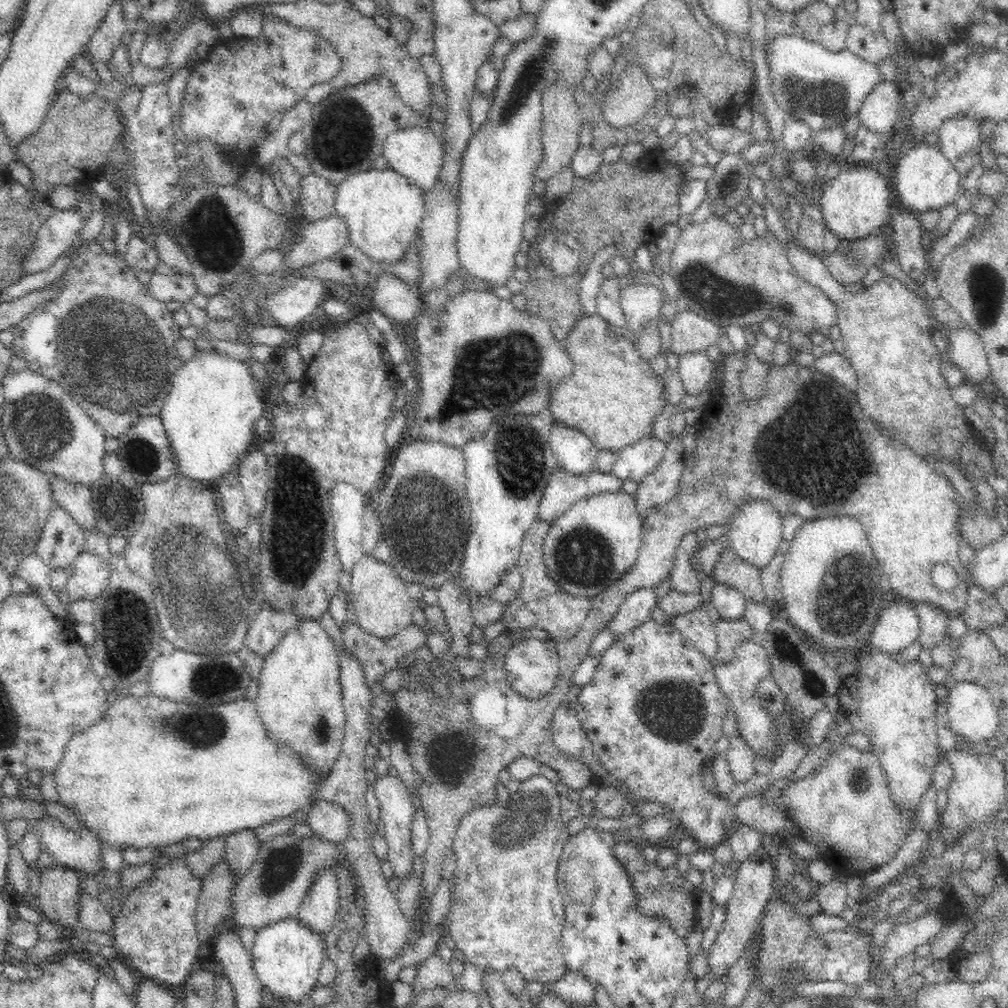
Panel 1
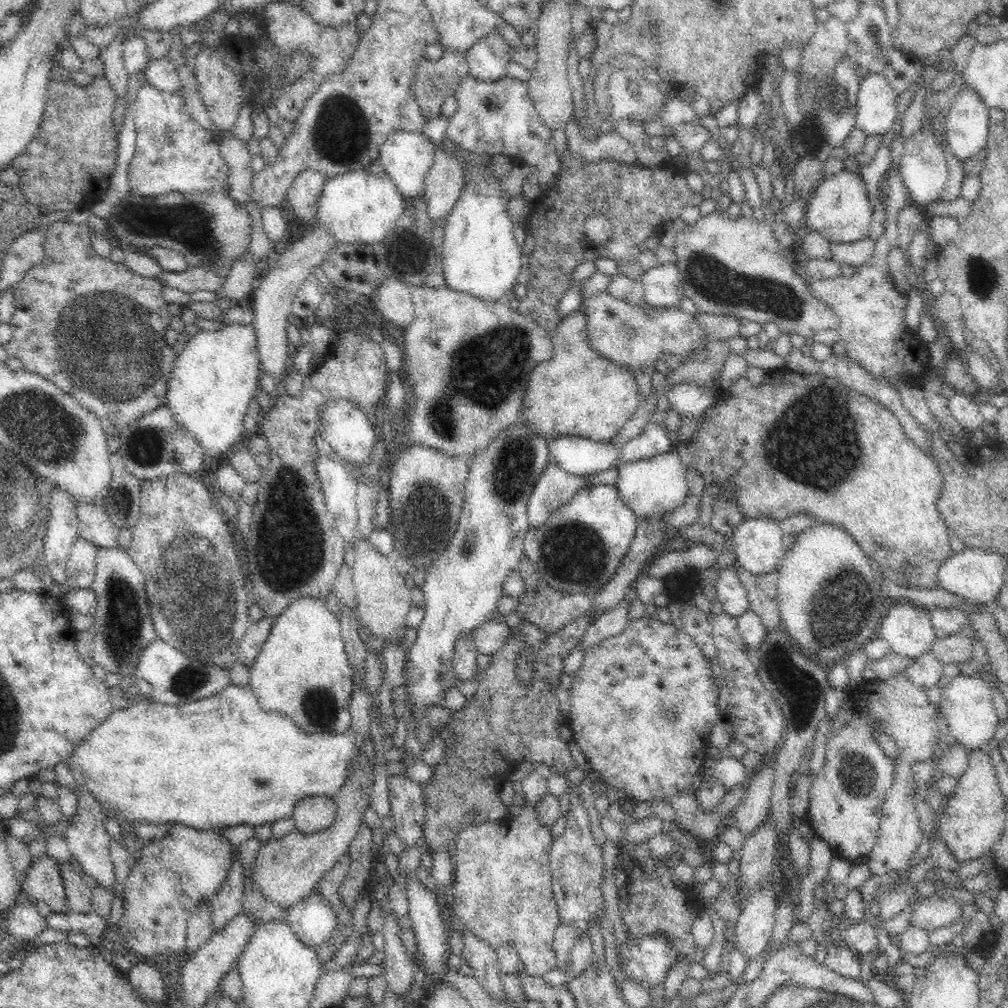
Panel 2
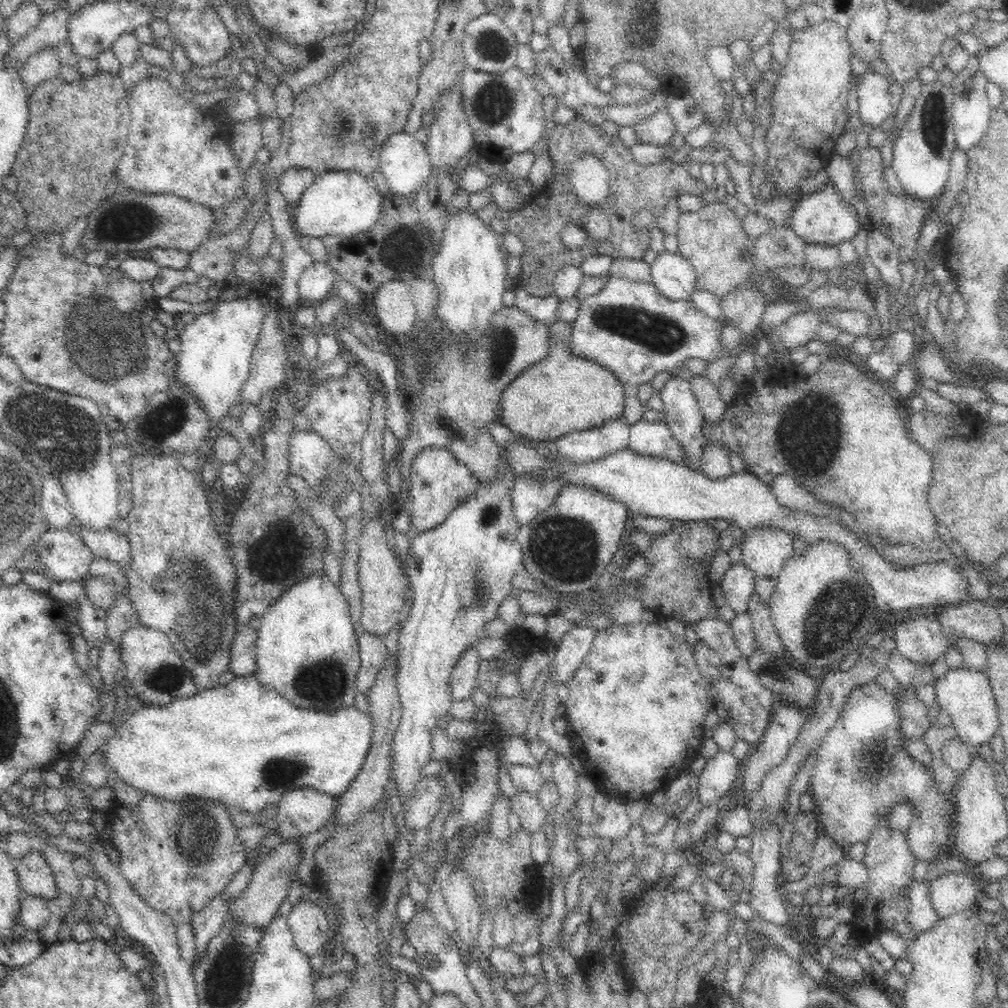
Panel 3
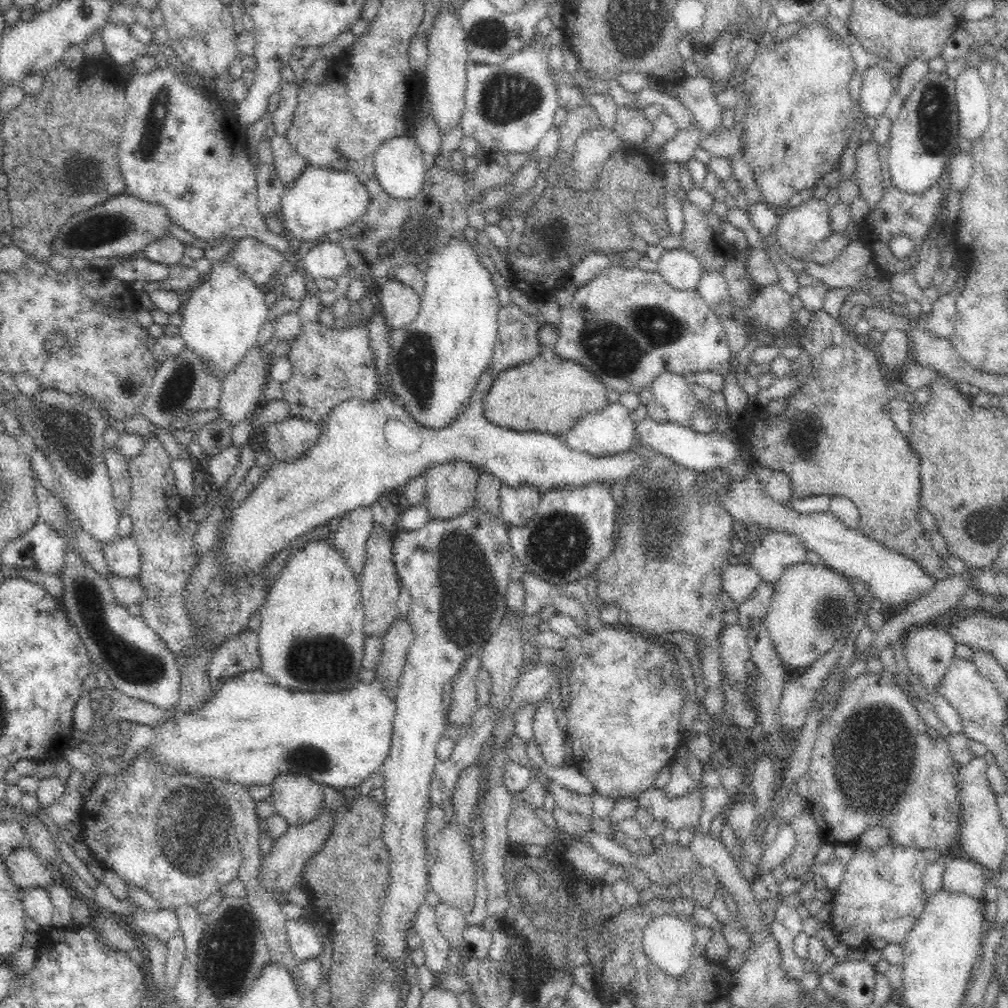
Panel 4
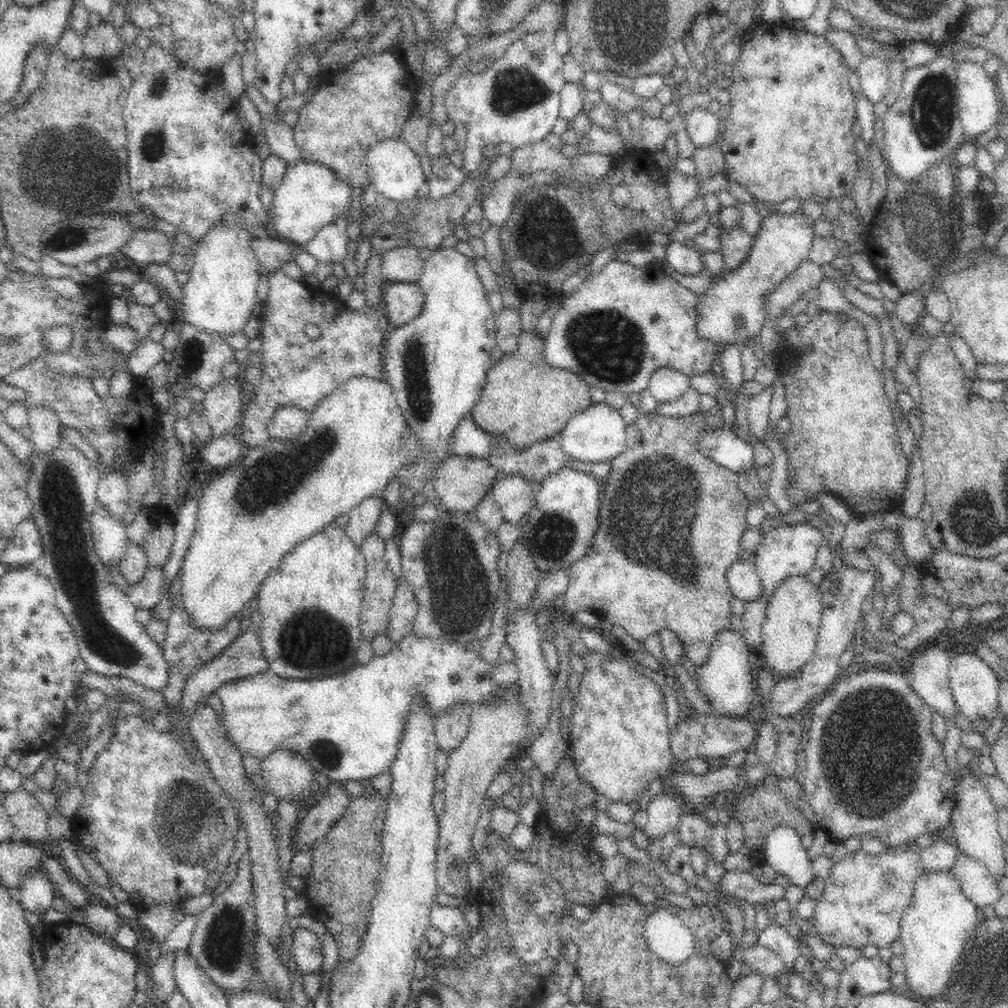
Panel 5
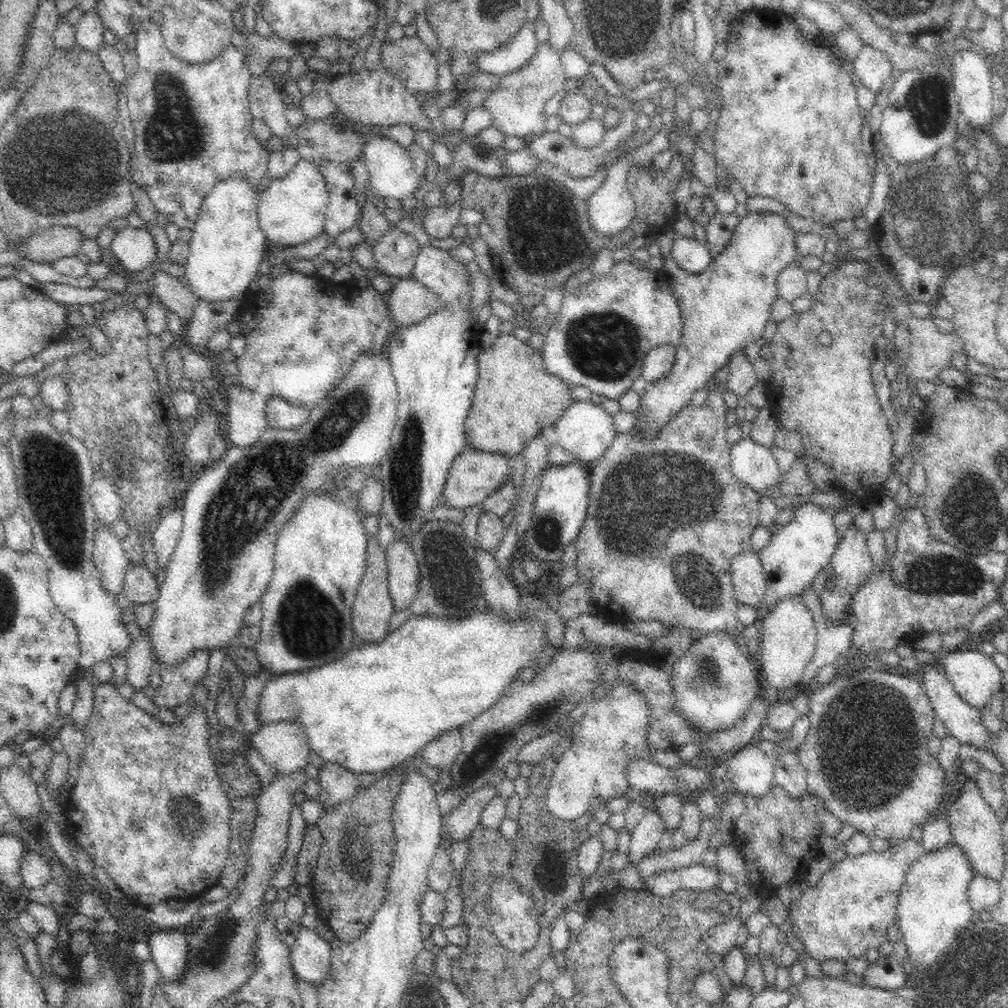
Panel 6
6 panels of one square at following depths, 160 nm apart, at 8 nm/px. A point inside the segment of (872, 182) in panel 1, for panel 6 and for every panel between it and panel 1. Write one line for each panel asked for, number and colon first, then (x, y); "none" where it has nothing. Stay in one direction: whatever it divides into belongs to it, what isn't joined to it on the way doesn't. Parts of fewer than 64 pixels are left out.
2: (840, 209)
3: (823, 217)
4: (799, 229)
5: (732, 311)
6: (724, 309)

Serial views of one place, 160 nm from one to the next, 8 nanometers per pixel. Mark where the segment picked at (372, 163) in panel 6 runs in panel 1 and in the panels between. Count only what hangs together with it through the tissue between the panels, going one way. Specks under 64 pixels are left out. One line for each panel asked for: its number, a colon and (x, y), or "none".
1: (416, 153)
2: (406, 157)
3: (404, 161)
4: (399, 166)
5: (394, 168)

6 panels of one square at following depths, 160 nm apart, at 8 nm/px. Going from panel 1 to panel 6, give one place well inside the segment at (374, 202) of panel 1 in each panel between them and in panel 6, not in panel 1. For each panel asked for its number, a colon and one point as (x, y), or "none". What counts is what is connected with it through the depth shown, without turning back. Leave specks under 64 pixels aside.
2: (362, 207)
3: (345, 204)
4: (322, 201)
5: (311, 196)
6: (292, 210)

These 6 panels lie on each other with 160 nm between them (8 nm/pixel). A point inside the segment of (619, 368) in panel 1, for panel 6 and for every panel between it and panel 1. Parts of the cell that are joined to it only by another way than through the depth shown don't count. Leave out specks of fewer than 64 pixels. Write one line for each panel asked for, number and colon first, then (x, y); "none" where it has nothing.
2: (580, 393)
3: (564, 393)
4: (550, 395)
5: (526, 400)
6: (516, 399)

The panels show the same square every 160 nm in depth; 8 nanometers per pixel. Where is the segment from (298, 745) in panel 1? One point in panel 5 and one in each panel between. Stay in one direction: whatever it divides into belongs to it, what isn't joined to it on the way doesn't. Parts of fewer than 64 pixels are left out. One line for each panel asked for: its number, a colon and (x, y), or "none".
2: (302, 671)
3: (306, 650)
4: (312, 612)
5: (308, 609)

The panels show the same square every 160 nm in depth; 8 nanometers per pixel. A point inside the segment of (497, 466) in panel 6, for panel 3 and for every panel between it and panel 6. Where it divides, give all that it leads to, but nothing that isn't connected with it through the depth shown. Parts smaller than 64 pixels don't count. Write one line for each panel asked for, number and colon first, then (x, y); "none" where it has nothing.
3: (437, 483)
4: (451, 487)
5: (460, 483)

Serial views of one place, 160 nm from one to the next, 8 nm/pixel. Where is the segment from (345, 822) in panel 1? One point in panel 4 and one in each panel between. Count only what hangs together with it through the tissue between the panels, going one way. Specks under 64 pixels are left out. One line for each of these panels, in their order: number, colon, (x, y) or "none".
2: (313, 814)
3: (302, 811)
4: (298, 799)

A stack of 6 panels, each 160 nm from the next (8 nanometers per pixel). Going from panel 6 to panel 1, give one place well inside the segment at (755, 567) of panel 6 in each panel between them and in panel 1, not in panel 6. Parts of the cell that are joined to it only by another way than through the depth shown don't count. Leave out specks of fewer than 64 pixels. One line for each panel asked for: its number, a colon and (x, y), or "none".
1: (730, 604)
2: (730, 593)
3: (737, 584)
4: (739, 581)
5: (743, 581)

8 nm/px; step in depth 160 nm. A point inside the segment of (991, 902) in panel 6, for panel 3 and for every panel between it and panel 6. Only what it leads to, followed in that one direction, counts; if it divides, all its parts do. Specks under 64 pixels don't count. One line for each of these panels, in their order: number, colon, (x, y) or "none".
3: (949, 894)
4: (962, 877)
5: (977, 884)

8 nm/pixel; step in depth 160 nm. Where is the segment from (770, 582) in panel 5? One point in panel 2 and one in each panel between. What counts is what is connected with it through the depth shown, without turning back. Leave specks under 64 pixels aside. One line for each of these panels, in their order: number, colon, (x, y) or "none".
2: (757, 542)
3: (764, 551)
4: (775, 551)

